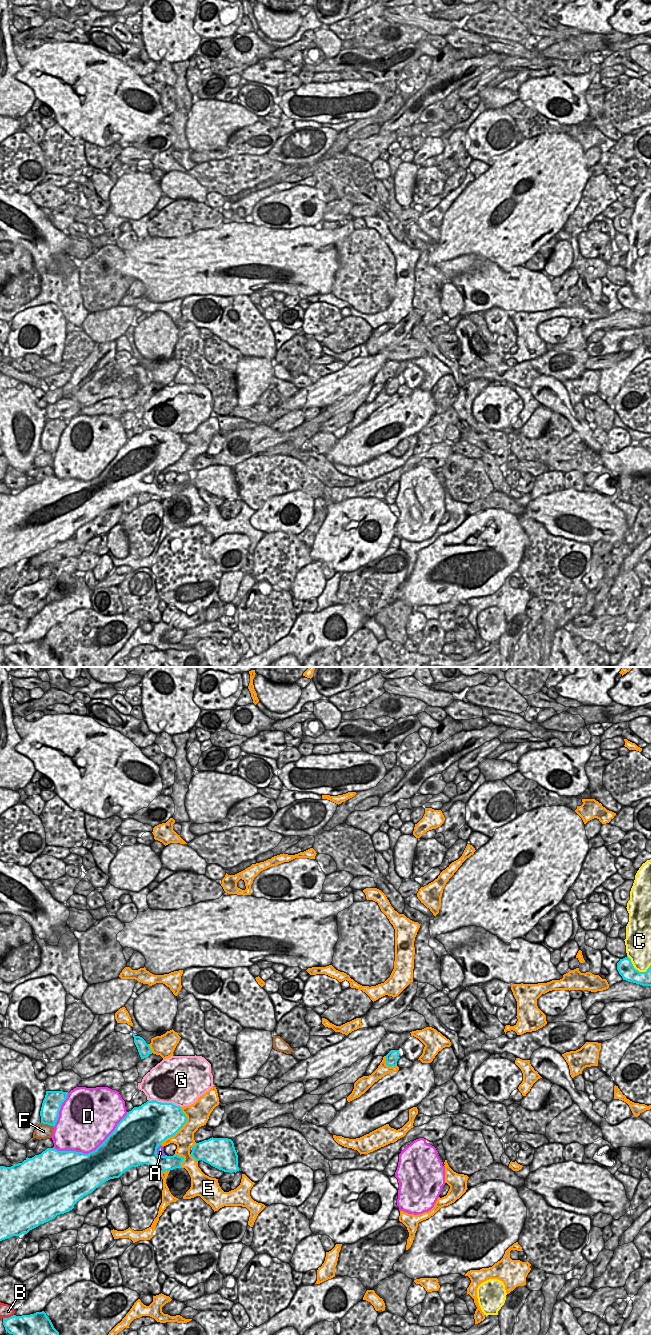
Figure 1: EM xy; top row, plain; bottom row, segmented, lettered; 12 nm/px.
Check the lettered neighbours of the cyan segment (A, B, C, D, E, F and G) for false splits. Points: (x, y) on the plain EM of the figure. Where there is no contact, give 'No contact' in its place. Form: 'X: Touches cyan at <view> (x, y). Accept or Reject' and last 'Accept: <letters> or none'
A: Touches cyan at xy (156, 481). Reject
B: Touches cyan at xy (9, 645). Reject
C: Touches cyan at xy (635, 297). Reject
D: Touches cyan at xy (92, 479). Reject
E: Touches cyan at xy (180, 456). Reject
F: Touches cyan at xy (47, 451). Reject
G: Touches cyan at xy (164, 431). Reject
Accept: none

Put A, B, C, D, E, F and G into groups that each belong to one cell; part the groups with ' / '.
A / B / C / D / E / F / G

